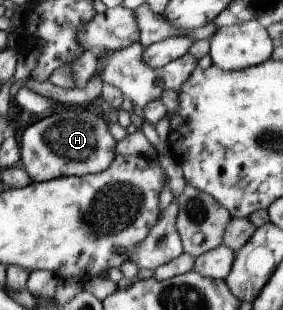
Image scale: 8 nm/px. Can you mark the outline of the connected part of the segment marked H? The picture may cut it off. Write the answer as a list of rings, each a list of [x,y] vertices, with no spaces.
[[[85,106],[75,107],[74,110],[64,110],[51,116],[38,119],[28,125],[20,138],[20,160],[24,170],[28,172],[32,182],[41,183],[60,177],[84,176],[106,170],[116,158],[116,144],[114,136],[108,130],[108,121],[103,116],[90,112]]]

